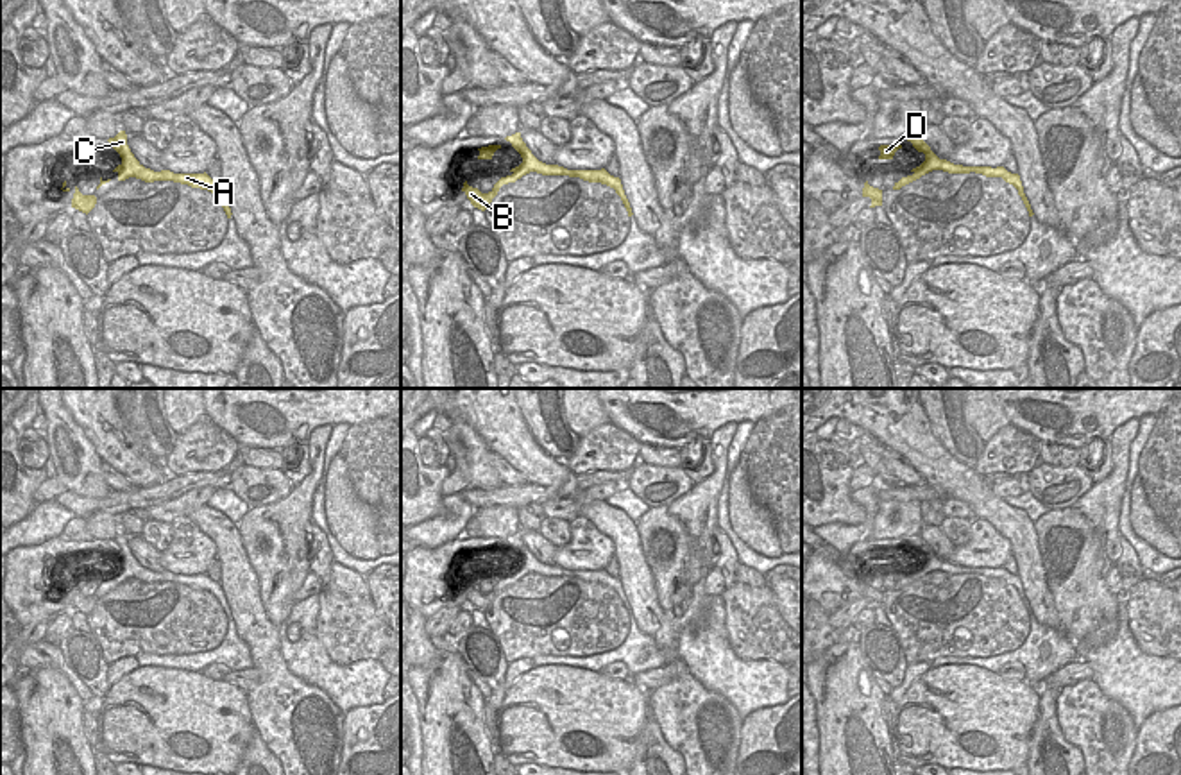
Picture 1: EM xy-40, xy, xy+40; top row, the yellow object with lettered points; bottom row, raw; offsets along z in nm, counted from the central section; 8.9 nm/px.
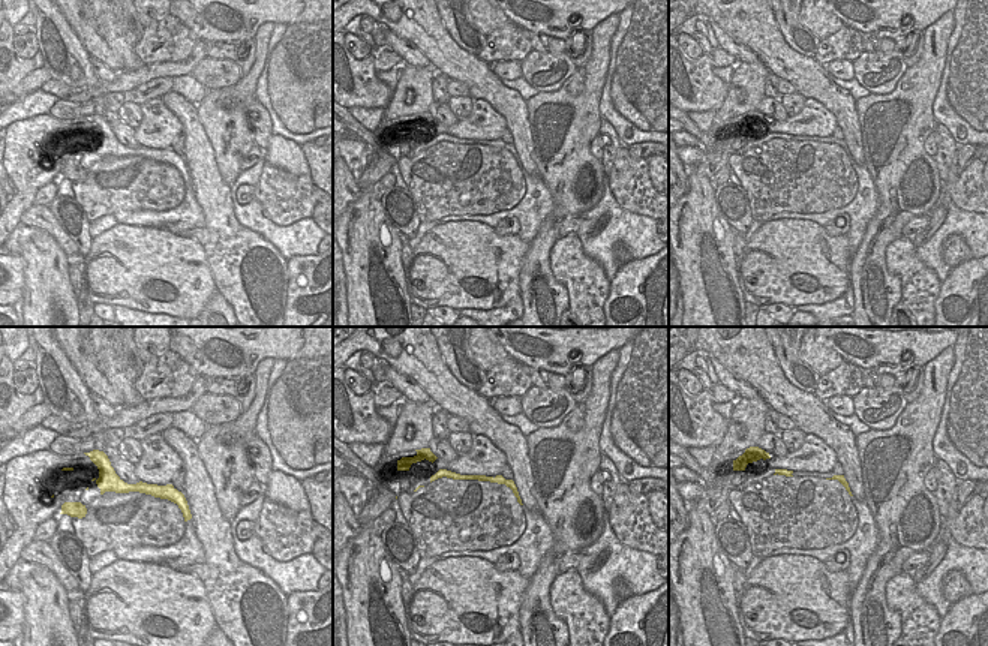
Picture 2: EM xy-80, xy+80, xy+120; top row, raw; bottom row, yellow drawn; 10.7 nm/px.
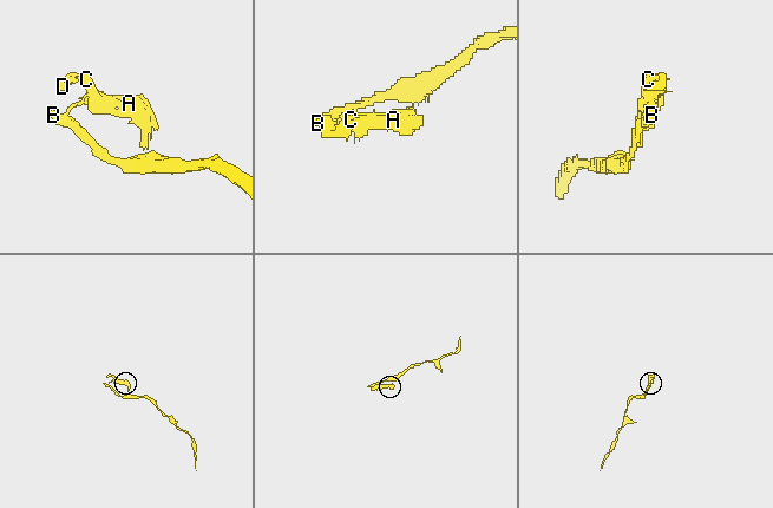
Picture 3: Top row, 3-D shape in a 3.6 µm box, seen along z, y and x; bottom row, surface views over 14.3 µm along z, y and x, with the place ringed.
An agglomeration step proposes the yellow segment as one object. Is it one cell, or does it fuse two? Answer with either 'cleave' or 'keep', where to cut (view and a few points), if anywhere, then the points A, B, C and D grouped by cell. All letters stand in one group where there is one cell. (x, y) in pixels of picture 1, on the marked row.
cleave; cut in xy along (492, 188), (494, 195); A C D / B

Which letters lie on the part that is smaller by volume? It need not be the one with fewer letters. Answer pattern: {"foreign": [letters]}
{"foreign": ["A", "C", "D"]}

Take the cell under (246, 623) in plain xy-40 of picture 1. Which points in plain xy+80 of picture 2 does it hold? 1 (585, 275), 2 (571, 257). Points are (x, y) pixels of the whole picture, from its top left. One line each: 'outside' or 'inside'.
1: inside
2: inside

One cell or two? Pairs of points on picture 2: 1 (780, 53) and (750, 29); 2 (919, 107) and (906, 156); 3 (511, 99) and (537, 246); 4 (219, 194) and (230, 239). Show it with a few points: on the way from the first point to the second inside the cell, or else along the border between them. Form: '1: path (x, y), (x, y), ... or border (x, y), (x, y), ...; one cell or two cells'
1: path (772, 45), (757, 30); one cell
2: path (910, 119), (909, 144); one cell
3: border (529, 129), (531, 159), (540, 176); two cells
4: path (219, 204), (219, 219), (224, 228); one cell

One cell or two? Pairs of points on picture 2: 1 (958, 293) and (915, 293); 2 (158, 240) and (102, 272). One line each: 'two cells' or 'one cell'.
1: two cells
2: one cell

